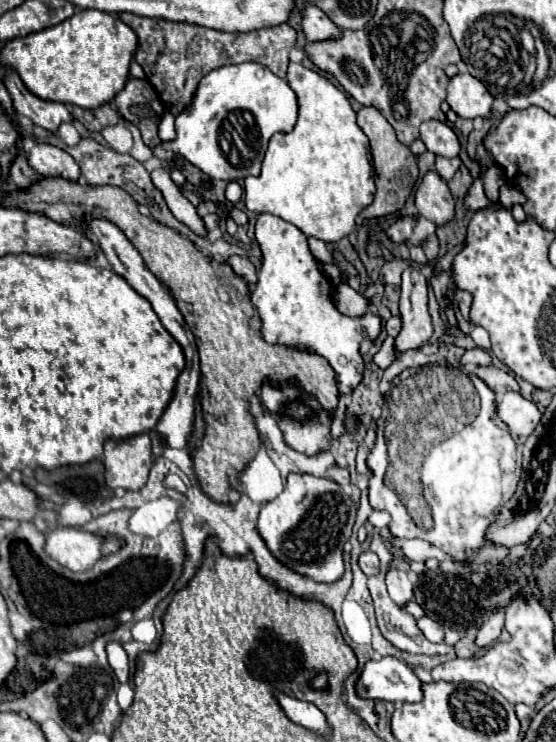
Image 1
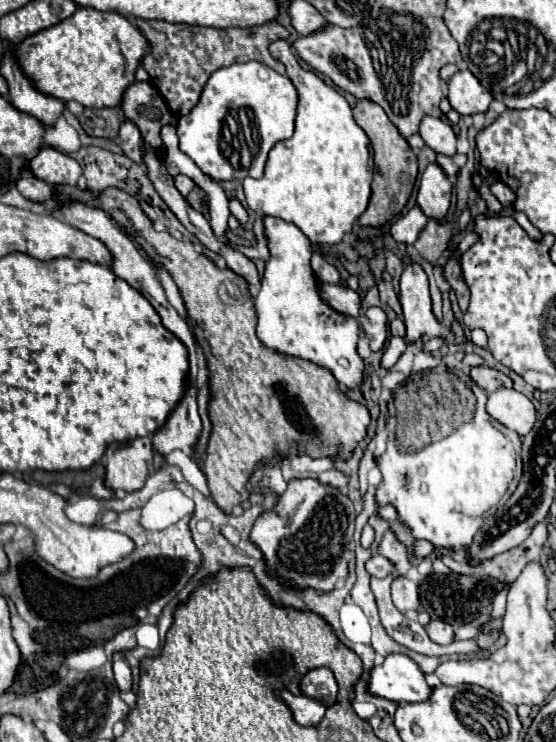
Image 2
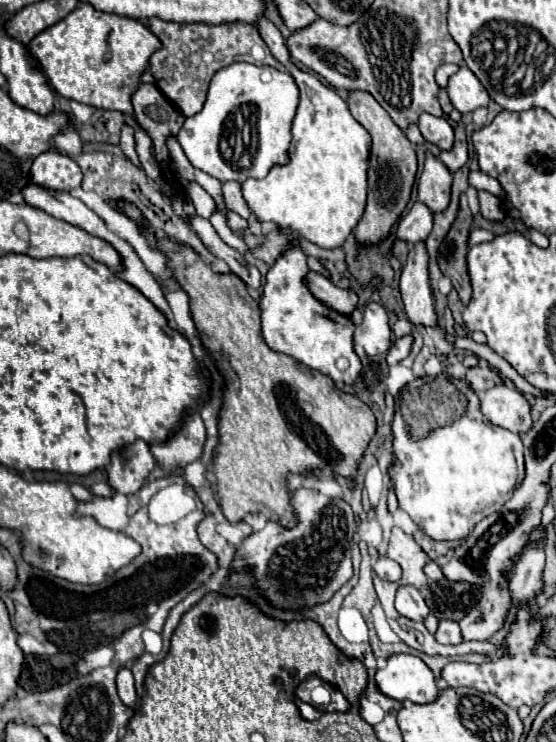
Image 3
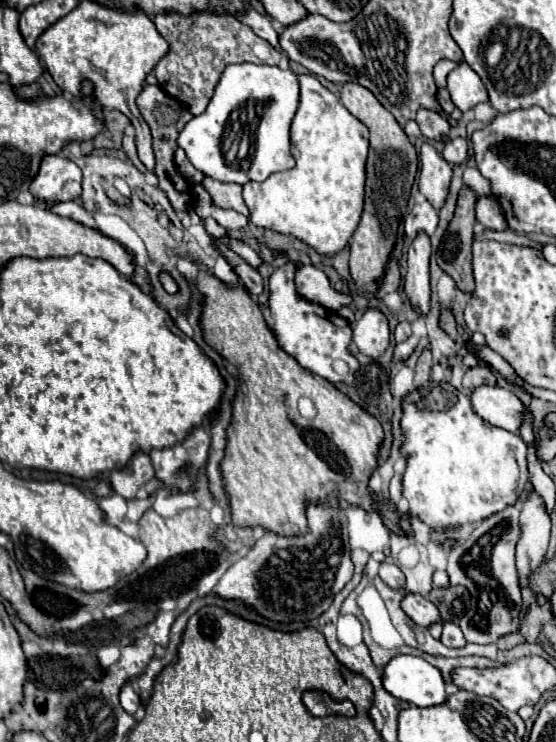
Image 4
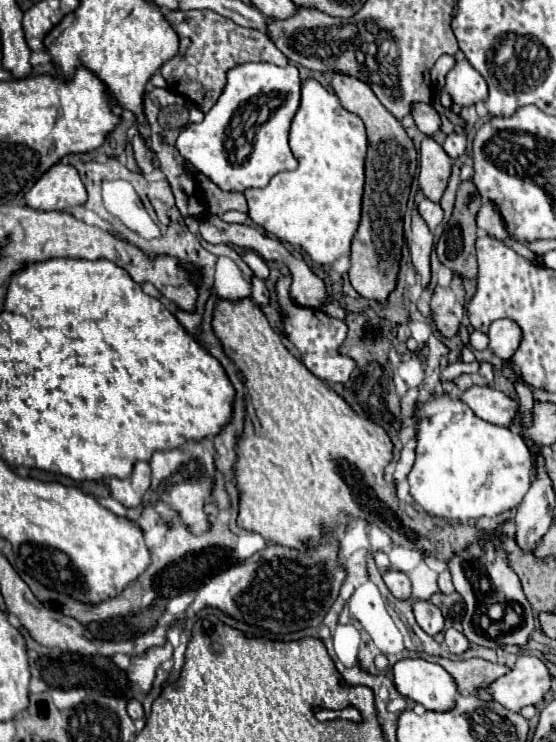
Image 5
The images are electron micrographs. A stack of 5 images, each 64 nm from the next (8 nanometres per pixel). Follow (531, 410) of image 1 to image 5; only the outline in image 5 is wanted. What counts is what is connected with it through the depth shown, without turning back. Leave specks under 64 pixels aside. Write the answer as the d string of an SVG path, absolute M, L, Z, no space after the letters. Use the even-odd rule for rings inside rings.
M472 386L462 392L460 400L480 418L498 424L508 426L512 422L512 412L516 412L516 402L490 386Z

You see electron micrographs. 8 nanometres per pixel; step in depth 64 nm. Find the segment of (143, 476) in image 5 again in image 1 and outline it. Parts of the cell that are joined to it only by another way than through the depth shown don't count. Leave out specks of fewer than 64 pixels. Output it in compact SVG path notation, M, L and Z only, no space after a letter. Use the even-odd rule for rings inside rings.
M148 434L108 440L104 444L104 476L110 488L140 490L148 480L152 462L152 442Z

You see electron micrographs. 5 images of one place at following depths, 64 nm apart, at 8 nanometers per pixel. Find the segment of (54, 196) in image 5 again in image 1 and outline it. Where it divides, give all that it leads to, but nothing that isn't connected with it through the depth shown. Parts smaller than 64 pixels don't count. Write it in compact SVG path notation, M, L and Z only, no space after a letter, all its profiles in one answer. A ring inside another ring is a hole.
M34 144L28 152L28 164L42 178L64 178L68 182L76 182L80 176L80 168L74 158L52 144Z

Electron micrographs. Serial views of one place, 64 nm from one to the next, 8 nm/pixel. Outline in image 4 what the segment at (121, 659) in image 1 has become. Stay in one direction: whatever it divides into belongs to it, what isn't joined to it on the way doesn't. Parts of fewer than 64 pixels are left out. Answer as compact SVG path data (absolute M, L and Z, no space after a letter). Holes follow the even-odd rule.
M126 682L126 686L122 688L122 692L120 692L120 702L122 702L122 708L128 712L128 714L136 714L136 710L138 710L138 706L140 706L140 698L138 698L138 694L134 692L134 688L132 688L132 684L130 682Z

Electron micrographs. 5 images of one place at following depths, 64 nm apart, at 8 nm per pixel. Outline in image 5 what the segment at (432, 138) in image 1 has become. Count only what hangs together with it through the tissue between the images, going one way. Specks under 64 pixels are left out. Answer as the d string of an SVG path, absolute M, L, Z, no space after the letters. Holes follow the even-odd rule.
M414 102L414 104L412 104L412 118L414 118L416 126L418 126L426 136L432 136L434 132L440 130L440 116L438 116L438 112L436 112L430 104Z

